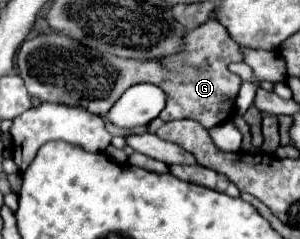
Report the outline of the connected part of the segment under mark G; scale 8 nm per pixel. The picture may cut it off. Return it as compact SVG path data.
M212 18L196 30L190 30L184 38L184 52L168 56L164 66L160 62L136 62L114 54L100 54L98 50L56 32L38 34L26 40L16 56L16 68L20 68L26 90L30 96L44 102L82 106L104 116L128 86L136 82L152 82L168 96L164 116L160 116L164 122L190 118L204 128L218 126L220 122L230 120L236 112L240 78L228 70L230 62L242 62L240 46L228 36L226 28Z

